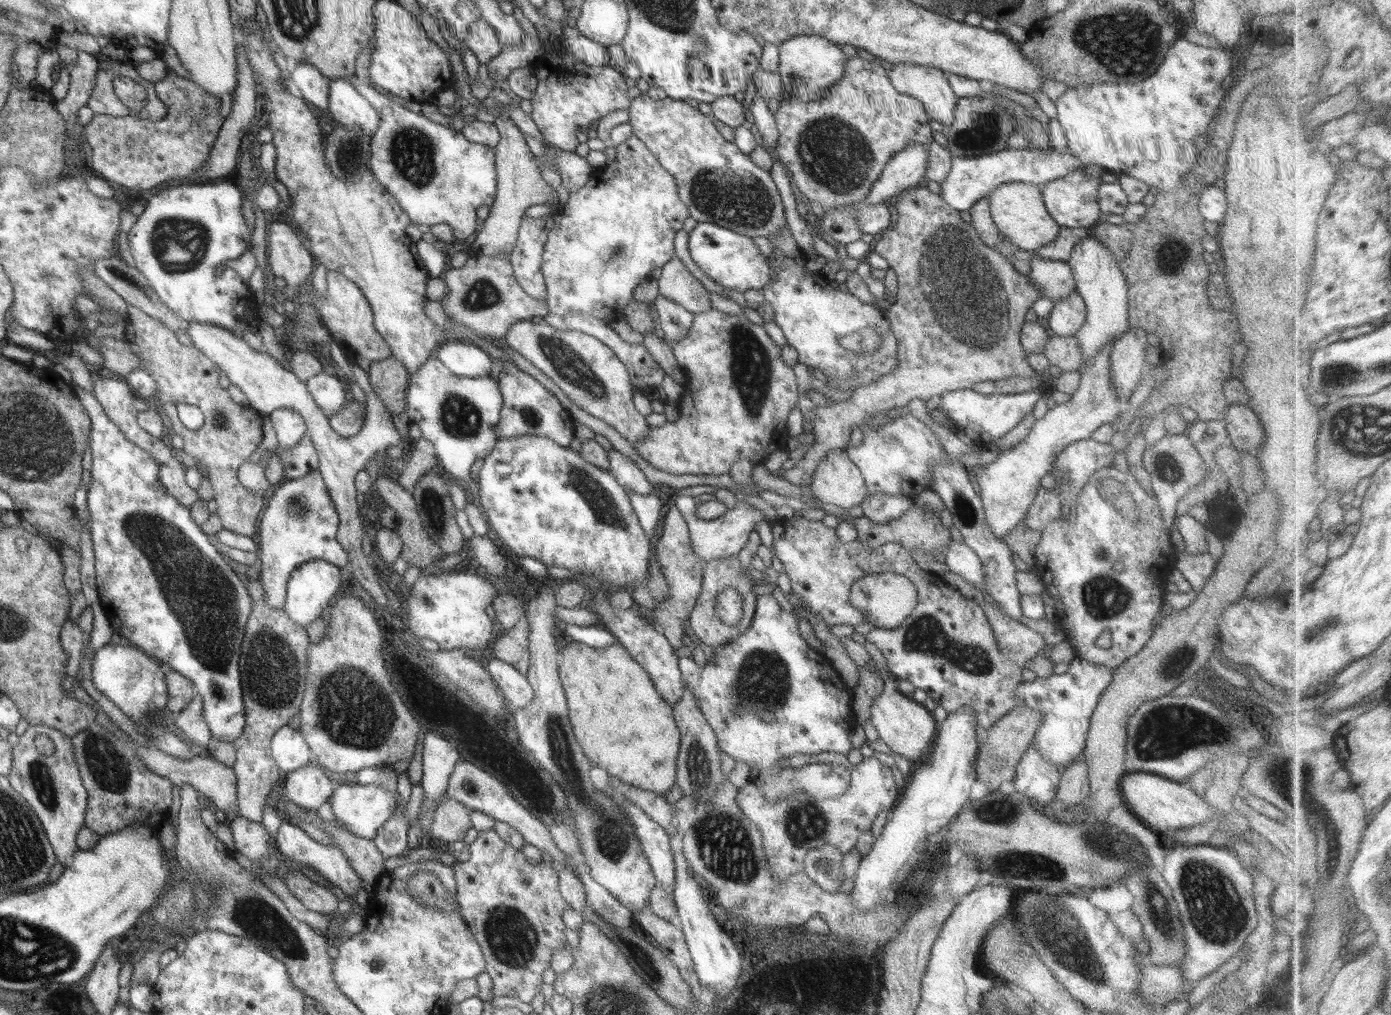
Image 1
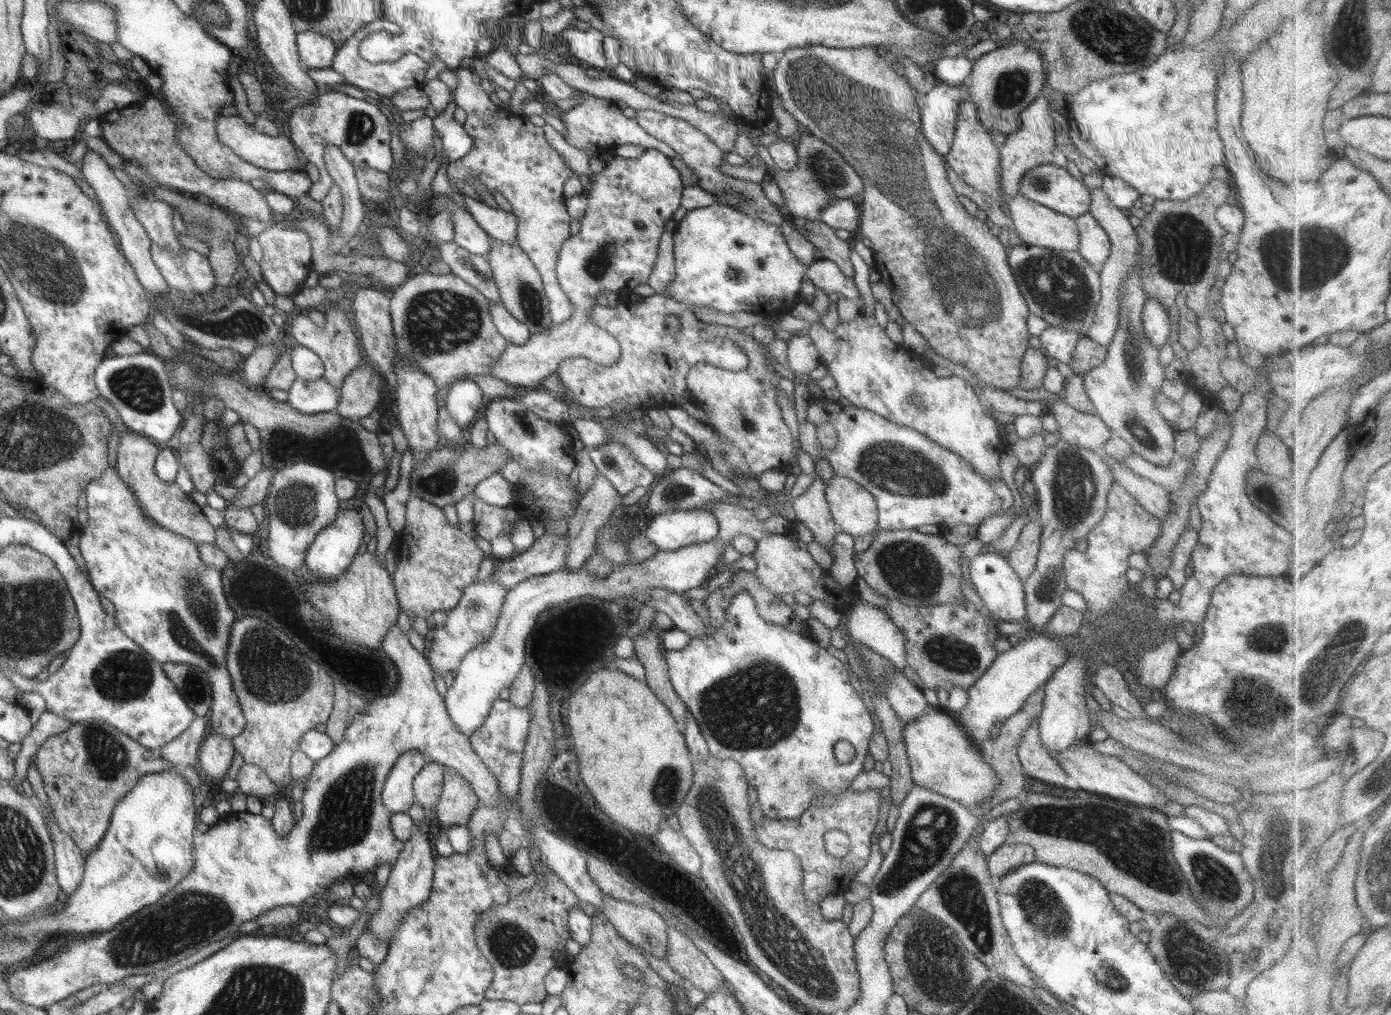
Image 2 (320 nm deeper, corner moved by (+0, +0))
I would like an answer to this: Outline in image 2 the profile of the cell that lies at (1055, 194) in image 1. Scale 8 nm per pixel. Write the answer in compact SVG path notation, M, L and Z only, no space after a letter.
M1052 163L1028 170L1020 179L1018 193L1073 219L1090 208L1089 188L1066 168Z

